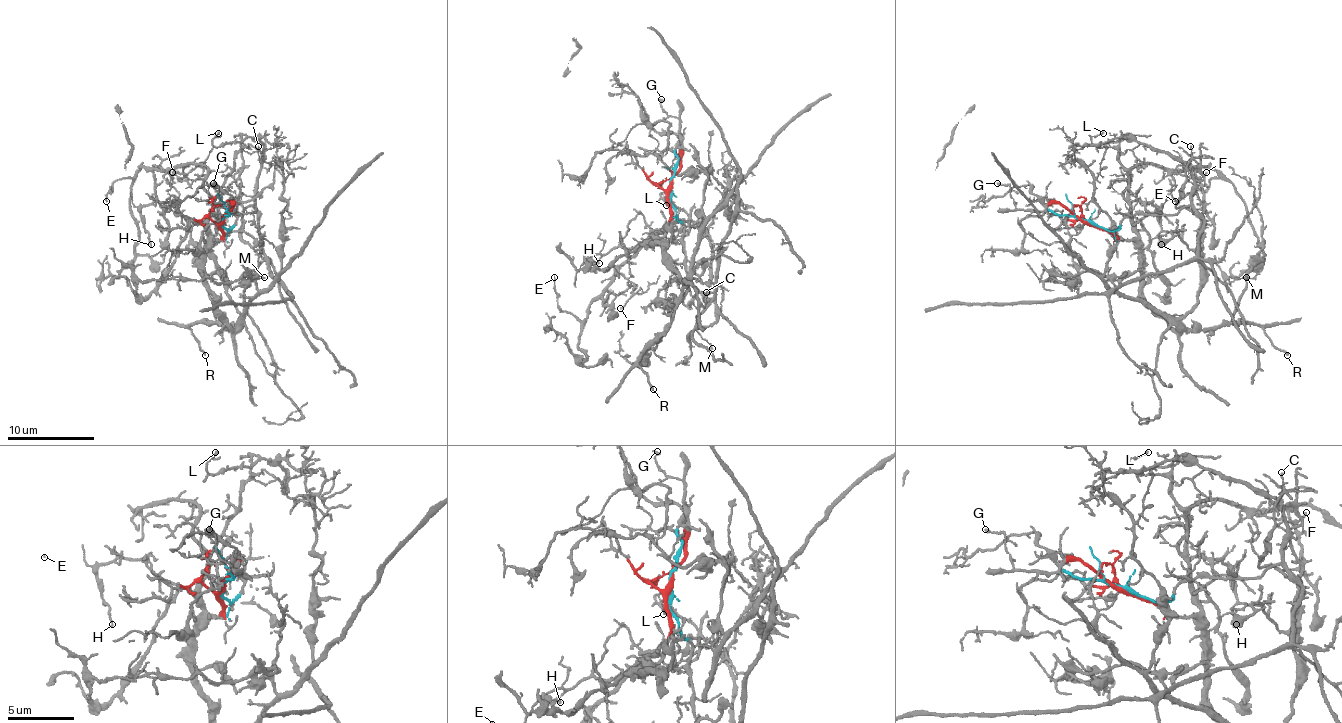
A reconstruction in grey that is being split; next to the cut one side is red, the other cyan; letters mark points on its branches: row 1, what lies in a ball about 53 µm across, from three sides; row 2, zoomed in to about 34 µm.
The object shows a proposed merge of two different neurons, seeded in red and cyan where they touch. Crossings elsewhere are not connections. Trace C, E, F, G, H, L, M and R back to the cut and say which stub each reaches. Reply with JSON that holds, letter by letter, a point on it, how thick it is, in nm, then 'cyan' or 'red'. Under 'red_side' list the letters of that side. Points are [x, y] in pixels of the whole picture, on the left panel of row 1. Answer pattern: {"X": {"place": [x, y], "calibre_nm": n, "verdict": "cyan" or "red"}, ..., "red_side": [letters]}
{"C": {"place": [258, 146], "calibre_nm": 110, "verdict": "cyan"}, "E": {"place": [106, 201], "calibre_nm": 120, "verdict": "red"}, "F": {"place": [172, 172], "calibre_nm": 110, "verdict": "red"}, "G": {"place": [213, 183], "calibre_nm": 180, "verdict": "red"}, "H": {"place": [151, 244], "calibre_nm": 130, "verdict": "red"}, "L": {"place": [218, 133], "calibre_nm": 90, "verdict": "cyan"}, "M": {"place": [264, 277], "calibre_nm": 100, "verdict": "cyan"}, "R": {"place": [205, 355], "calibre_nm": 170, "verdict": "red"}, "red_side": ["E", "F", "G", "H", "R"]}

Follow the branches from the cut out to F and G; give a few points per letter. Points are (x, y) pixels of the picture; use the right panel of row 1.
F: (1083, 219), (1118, 236), (1133, 238), (1129, 173), (1137, 165), (1159, 165), (1168, 171), (1200, 178), (1207, 171)
G: (1083, 219), (1074, 217), (1059, 204), (1048, 204), (1042, 210), (1018, 210), (1009, 186), (996, 182)

